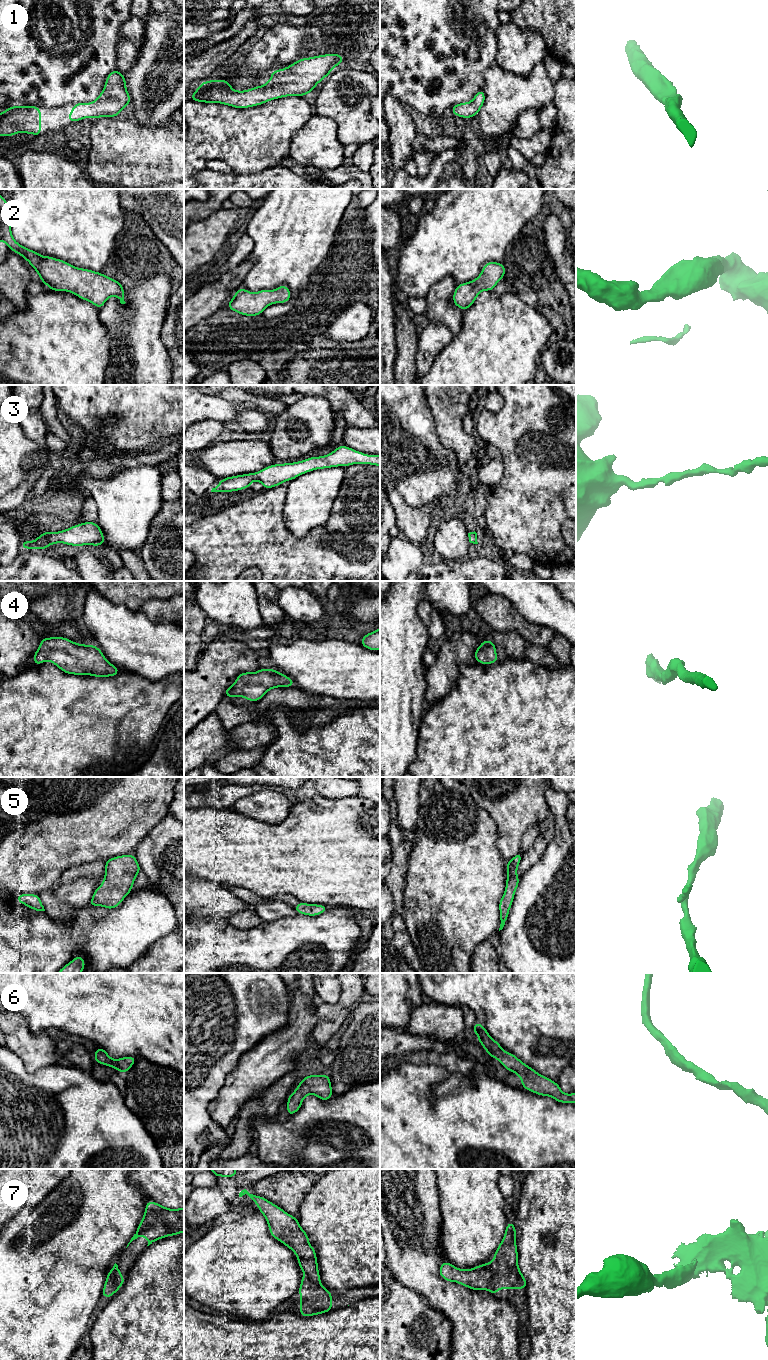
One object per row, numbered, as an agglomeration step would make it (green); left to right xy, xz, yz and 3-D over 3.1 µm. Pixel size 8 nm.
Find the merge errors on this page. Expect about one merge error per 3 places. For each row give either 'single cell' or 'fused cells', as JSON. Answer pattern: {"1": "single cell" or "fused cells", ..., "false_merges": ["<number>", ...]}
{"1": "single cell", "2": "single cell", "3": "single cell", "4": "single cell", "5": "single cell", "6": "single cell", "7": "single cell", "false_merges": []}

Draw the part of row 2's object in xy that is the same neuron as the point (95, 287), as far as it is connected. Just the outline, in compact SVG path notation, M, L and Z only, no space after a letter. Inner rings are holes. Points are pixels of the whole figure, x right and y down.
M0 195L0 241L4 241L12 252L18 253L38 273L40 280L53 291L67 291L82 300L87 300L98 309L106 300L116 296L121 304L124 301L124 287L119 281L101 272L77 268L68 262L39 253L18 244L11 232L12 210Z

